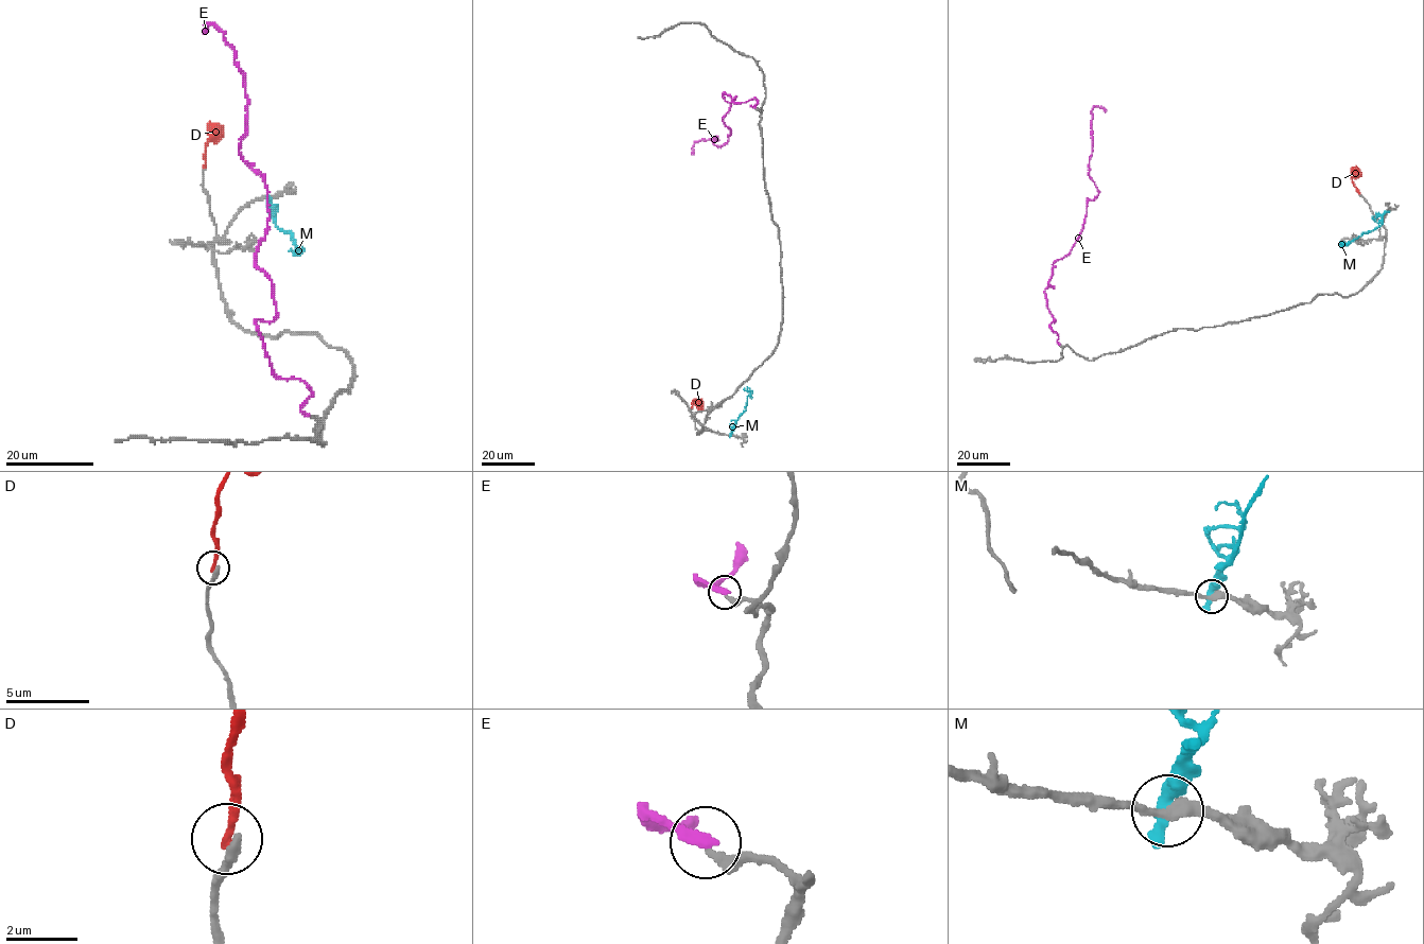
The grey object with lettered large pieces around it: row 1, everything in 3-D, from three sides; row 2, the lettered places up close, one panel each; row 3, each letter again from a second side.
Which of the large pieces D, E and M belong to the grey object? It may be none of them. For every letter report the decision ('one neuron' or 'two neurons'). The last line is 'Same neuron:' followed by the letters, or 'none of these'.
D: two neurons
E: two neurons
M: two neurons
Same neuron: none of these

